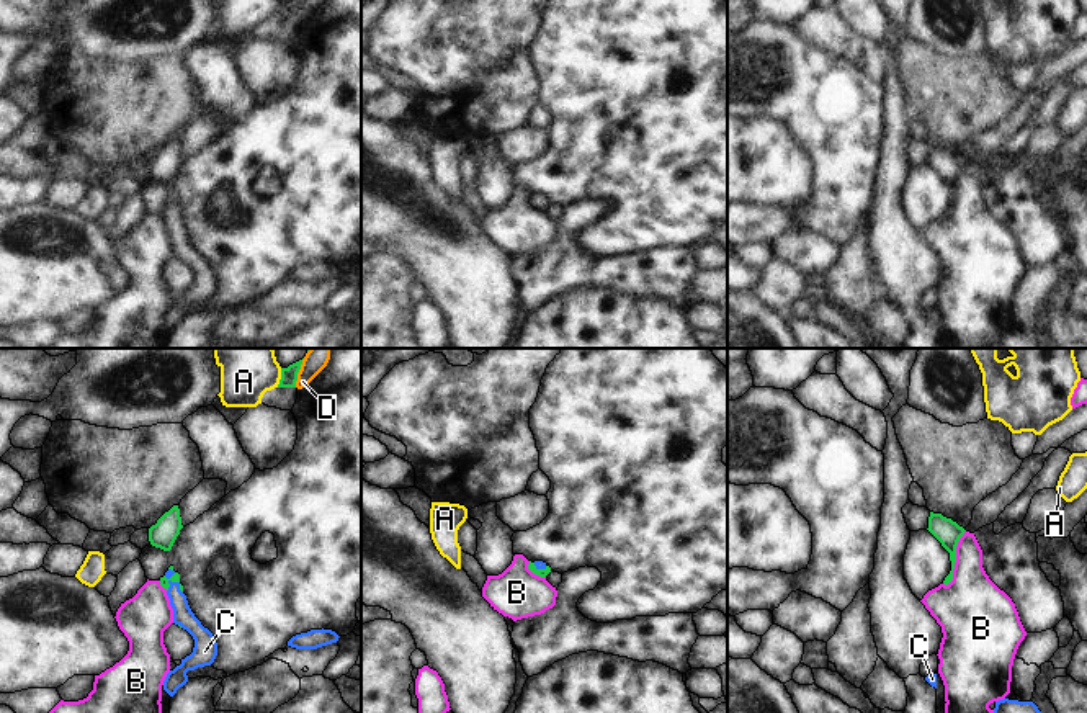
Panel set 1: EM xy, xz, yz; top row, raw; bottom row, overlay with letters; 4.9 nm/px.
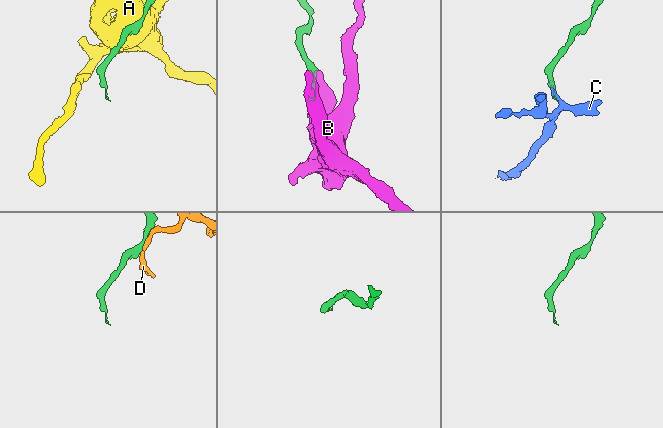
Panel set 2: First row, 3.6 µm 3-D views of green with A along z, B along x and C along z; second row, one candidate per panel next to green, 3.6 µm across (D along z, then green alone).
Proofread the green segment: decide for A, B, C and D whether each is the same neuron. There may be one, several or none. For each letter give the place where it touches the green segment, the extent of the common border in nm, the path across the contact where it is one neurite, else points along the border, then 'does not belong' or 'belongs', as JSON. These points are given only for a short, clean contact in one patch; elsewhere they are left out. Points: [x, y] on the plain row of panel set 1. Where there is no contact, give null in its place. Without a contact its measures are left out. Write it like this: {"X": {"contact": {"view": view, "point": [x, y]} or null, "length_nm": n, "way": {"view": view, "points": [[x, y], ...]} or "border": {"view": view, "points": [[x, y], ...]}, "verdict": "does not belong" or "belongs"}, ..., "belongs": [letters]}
{"A": {"contact": {"view": "xy", "point": [281, 12]}, "length_nm": 100, "border": {"view": "xy", "points": [[281, 2], [281, 12], [277, 20]]}, "verdict": "does not belong"}, "B": {"contact": {"view": "yz", "point": [955, 192]}, "length_nm": 300, "border": {"view": "yz", "points": [[965, 164], [957, 180], [953, 211], [945, 219]]}, "verdict": "does not belong"}, "C": {"contact": {"view": "xy", "point": [174, 215]}, "length_nm": 140, "way": {"view": "xy", "points": [[175, 211], [174, 215], [182, 247]]}, "verdict": "belongs"}, "D": {"contact": {"view": "xy", "point": [296, 10]}, "length_nm": 110, "border": {"view": "xy", "points": [[301, 0], [295, 20]]}, "verdict": "does not belong"}, "belongs": ["C"]}

